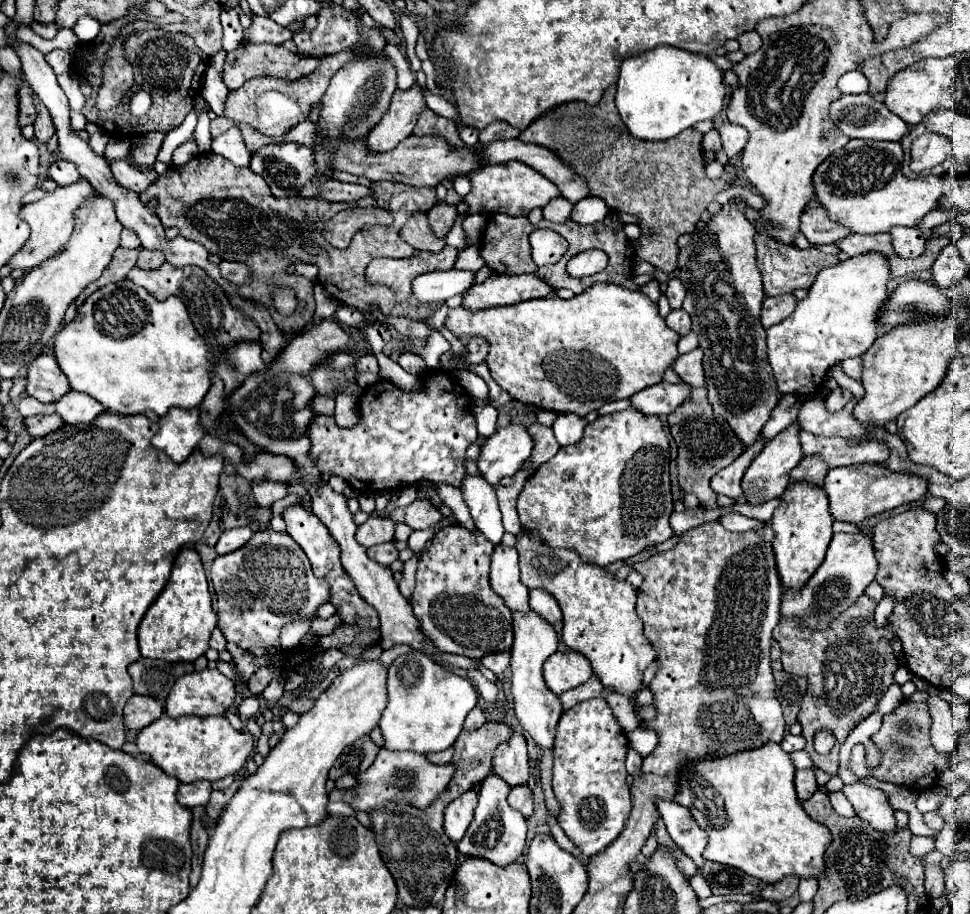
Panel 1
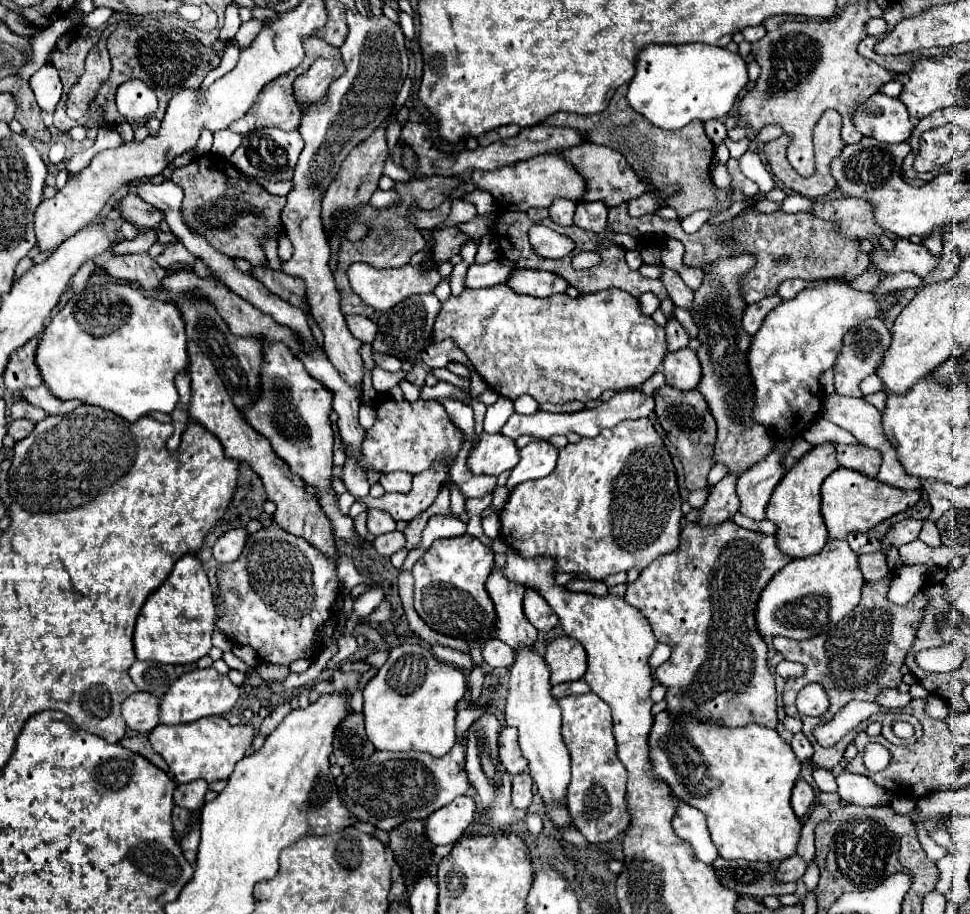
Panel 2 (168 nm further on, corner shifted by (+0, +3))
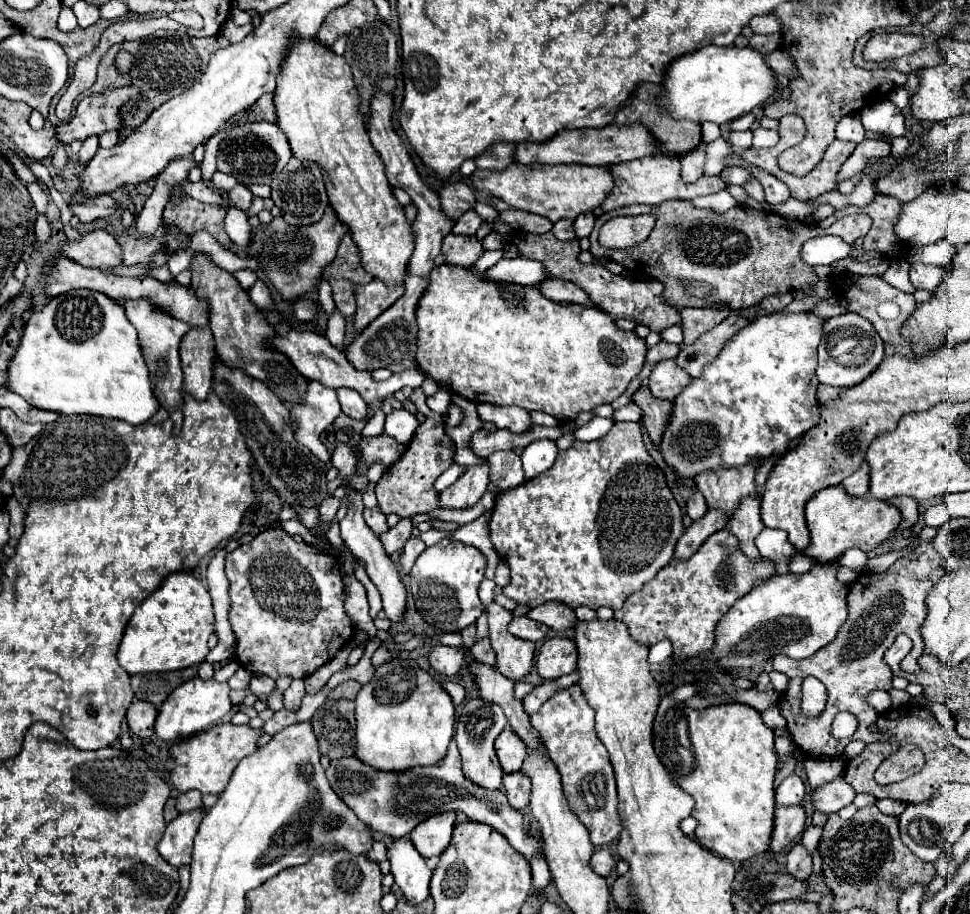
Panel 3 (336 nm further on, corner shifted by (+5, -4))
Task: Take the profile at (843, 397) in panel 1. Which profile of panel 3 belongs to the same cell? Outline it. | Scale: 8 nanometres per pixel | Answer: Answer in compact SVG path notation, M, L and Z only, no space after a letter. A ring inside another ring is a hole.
M841 314L835 318L829 318L825 324L823 340L819 344L819 364L817 364L817 378L821 384L837 386L837 388L851 388L859 382L863 382L879 364L883 362L883 340L875 332L869 320L865 320L859 314ZM835 332L841 332L841 338L835 340Z

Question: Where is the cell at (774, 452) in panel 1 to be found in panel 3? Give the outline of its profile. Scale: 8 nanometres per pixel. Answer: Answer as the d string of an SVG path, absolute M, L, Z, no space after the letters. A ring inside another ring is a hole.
M759 492L753 496L745 496L729 520L729 530L739 538L739 546L749 558L755 558L755 560L759 558L759 550L755 548L753 540L765 528L759 516L759 506L761 506Z

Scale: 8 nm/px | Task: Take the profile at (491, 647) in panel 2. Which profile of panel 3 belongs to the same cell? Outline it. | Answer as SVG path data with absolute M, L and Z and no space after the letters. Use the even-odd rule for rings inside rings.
M487 638L481 640L481 642L477 642L477 644L471 648L471 654L473 654L473 658L475 658L477 662L487 664L487 666L491 666L491 668L495 668L495 664L497 664L495 652L491 650L491 644L489 644Z

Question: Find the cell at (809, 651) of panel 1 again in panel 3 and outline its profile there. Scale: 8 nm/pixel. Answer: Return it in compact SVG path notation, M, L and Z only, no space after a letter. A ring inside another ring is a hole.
M923 542L917 546L917 550L905 558L899 558L889 570L881 574L869 574L863 572L851 586L849 586L849 618L839 628L837 638L817 650L813 656L803 660L793 660L785 654L779 654L773 658L773 668L787 674L791 678L789 688L781 696L781 714L791 722L789 732L793 742L801 748L802 752L813 758L840 757L844 754L845 747L855 740L863 740L865 744L885 740L887 736L881 730L871 730L871 726L877 720L877 712L867 704L867 694L871 690L891 690L891 668L887 662L883 662L883 654L889 650L897 634L907 634L913 642L913 648L917 648L918 656L924 652L924 642L921 638L921 626L927 616L927 596L933 590L937 582L937 574L945 574L947 566L945 560L935 552L931 542ZM807 676L815 676L827 686L829 698L823 714L819 718L805 718L799 714L799 702L801 702L801 682ZM837 712L853 712L859 718L859 730L851 736L835 740L829 734L831 722Z

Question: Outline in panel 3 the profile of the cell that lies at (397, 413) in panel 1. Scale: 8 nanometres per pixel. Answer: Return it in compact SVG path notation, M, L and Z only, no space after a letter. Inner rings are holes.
M383 432L379 436L361 436L357 448L361 450L361 456L367 466L381 462L385 468L389 468L399 460L399 456L405 452L409 444L411 442L397 442L395 438Z

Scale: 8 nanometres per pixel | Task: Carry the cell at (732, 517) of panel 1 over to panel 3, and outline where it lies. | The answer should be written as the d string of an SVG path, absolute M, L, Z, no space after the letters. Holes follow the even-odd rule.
M763 528L761 534L755 538L755 546L761 556L771 558L777 564L777 574L787 574L787 560L797 552L783 530L769 530Z

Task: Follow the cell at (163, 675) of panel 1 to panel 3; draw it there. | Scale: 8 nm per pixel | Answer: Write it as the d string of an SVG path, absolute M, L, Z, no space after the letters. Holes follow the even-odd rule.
M197 666L177 672L163 672L163 674L133 674L131 686L137 700L161 704L181 682L193 676L197 676Z

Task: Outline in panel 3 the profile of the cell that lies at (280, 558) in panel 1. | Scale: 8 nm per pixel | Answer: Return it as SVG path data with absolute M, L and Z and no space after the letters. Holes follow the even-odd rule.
M263 530L251 542L241 544L227 554L225 576L229 580L231 610L229 622L237 638L235 656L239 664L251 674L265 674L279 678L289 674L293 678L307 678L335 652L351 640L353 626L343 612L343 582L339 572L339 560L331 554L317 552L305 542L295 542L283 530Z

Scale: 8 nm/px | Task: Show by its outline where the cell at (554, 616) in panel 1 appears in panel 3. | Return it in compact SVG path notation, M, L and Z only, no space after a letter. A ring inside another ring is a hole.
M517 616L509 622L509 632L517 638L523 638L523 640L531 640L531 642L537 642L537 640L543 640L549 632L549 626L545 624L539 624L527 616Z

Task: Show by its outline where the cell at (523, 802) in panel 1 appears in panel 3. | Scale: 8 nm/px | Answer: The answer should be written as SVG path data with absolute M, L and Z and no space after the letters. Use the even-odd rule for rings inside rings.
M521 772L515 774L503 774L503 788L505 796L515 810L523 810L529 804L529 792L531 792L531 780L527 780Z

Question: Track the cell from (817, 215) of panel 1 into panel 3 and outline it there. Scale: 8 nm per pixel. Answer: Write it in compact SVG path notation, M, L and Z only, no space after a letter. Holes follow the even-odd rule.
M877 194L871 204L863 206L863 208L859 208L859 206L847 206L843 210L837 210L833 216L829 216L821 224L837 222L839 218L855 214L855 212L867 214L873 220L873 224L871 224L871 230L867 232L867 236L864 237L863 248L867 252L877 250L877 252L881 252L882 257L888 256L890 258L897 251L897 248L903 248L901 240L893 234L893 226L895 226L895 220L899 216L899 208L901 208L901 202L897 198Z

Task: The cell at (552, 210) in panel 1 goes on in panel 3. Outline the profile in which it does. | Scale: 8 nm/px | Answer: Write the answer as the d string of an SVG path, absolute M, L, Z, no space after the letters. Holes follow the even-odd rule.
M561 218L561 220L557 220L557 222L553 224L551 232L553 232L553 234L559 238L559 240L571 240L571 238L575 238L573 222L571 222L571 220L567 220L567 218Z

